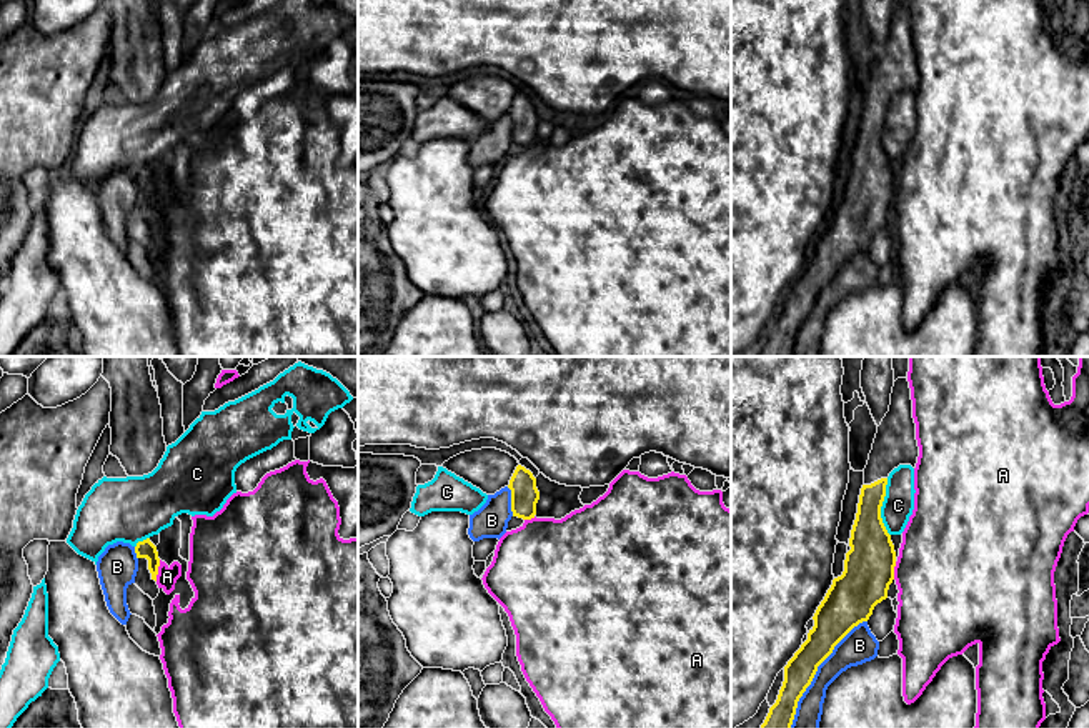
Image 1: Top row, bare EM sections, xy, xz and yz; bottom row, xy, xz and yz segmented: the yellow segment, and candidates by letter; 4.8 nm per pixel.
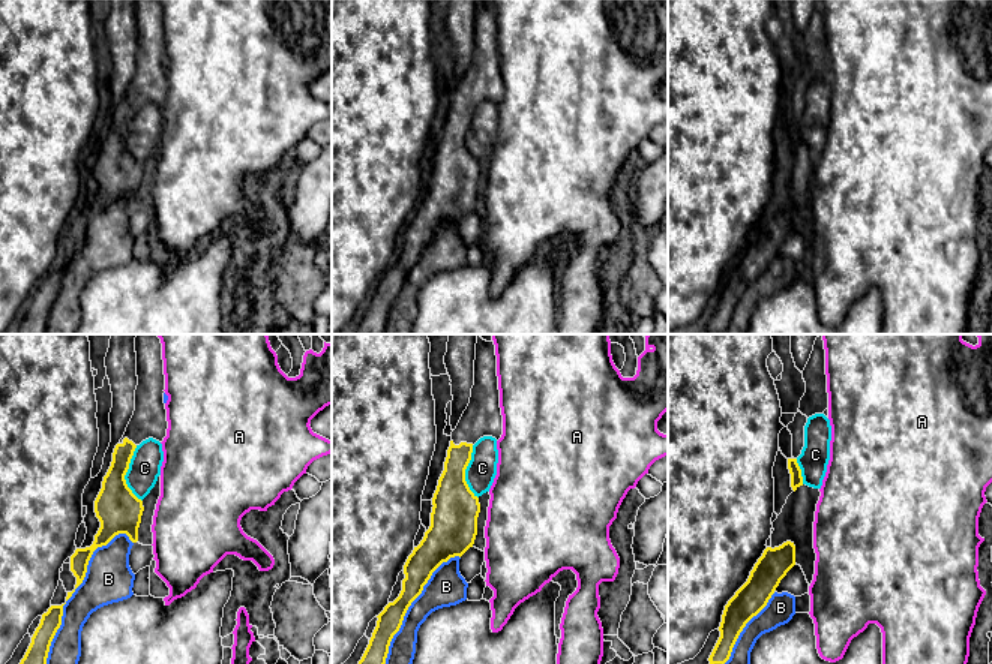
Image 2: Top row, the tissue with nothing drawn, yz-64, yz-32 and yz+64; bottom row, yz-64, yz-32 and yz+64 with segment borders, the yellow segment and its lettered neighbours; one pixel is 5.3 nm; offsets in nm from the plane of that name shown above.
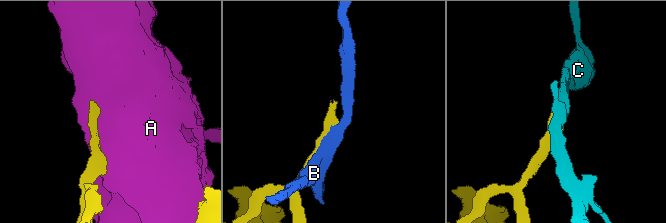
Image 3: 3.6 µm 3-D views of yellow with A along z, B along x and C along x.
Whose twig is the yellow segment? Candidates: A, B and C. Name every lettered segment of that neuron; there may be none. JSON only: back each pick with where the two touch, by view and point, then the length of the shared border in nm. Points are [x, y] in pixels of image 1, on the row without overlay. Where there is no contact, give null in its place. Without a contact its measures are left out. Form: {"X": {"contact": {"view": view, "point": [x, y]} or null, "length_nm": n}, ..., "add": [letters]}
{"add": []}

